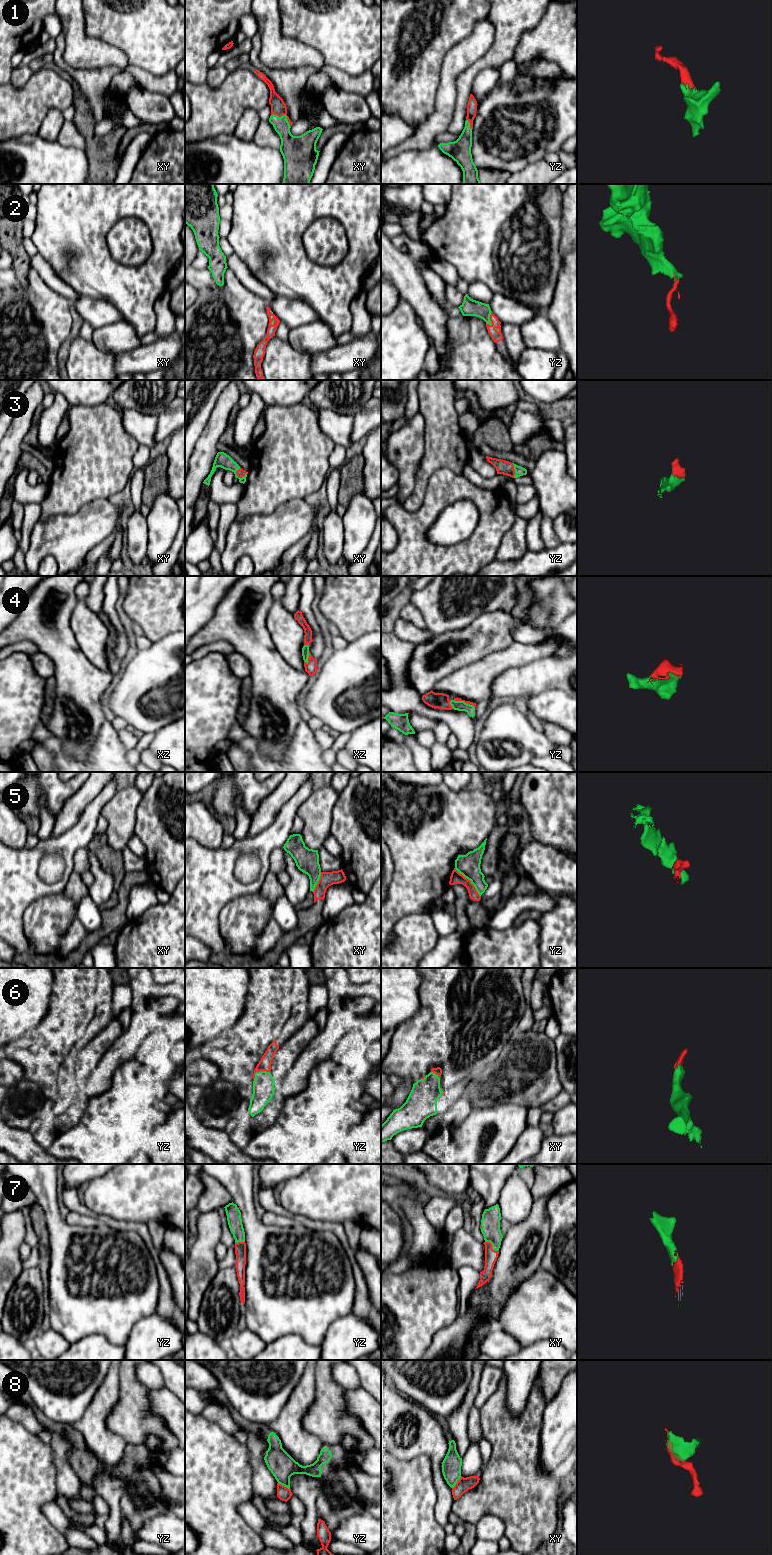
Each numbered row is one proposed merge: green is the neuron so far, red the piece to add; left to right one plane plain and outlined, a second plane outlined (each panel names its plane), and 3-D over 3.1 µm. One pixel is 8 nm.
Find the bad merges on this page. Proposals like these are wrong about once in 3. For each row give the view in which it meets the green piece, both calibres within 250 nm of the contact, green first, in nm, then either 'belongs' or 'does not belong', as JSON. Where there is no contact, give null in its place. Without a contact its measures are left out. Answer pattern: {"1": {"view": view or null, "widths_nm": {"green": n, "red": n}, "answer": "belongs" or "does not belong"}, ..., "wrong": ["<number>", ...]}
{"1": {"view": "xy", "widths_nm": {"green": 160, "red": 120}, "answer": "belongs"}, "2": {"view": "yz", "widths_nm": {"green": 140, "red": 90}, "answer": "belongs"}, "3": {"view": "xy", "widths_nm": {"green": 120, "red": 70}, "answer": "belongs"}, "4": {"view": "xz", "widths_nm": {"green": 60, "red": 100}, "answer": "belongs"}, "5": {"view": "yz", "widths_nm": {"green": 180, "red": 100}, "answer": "does not belong"}, "6": {"view": "yz", "widths_nm": {"green": 180, "red": 100}, "answer": "belongs"}, "7": {"view": "xy", "widths_nm": {"green": 150, "red": 100}, "answer": "belongs"}, "8": {"view": "xy", "widths_nm": {"green": 160, "red": 110}, "answer": "does not belong"}, "wrong": ["5", "8"]}

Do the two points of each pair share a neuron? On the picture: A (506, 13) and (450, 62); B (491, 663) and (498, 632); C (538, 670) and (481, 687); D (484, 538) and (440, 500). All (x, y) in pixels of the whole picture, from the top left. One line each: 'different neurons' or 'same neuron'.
A: different neurons
B: different neurons
C: different neurons
D: same neuron

